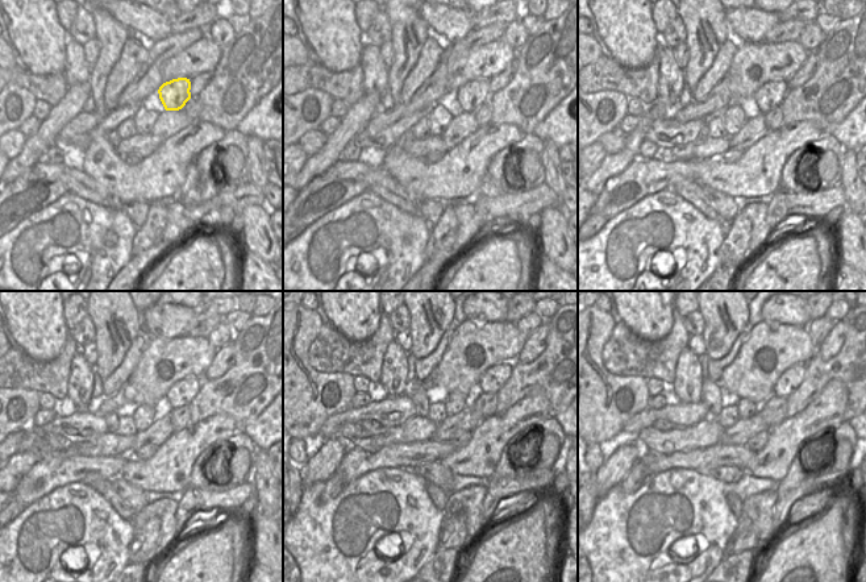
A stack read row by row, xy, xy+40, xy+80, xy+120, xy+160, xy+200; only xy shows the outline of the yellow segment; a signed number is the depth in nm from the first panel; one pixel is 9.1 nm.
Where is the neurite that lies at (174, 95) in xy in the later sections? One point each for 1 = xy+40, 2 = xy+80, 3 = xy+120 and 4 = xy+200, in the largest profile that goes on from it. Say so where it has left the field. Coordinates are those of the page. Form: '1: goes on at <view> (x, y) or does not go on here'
1: goes on at xy+40 (471, 95)
2: goes on at xy+80 (770, 95)
3: goes on at xy+120 (182, 393)
4: goes on at xy+200 (791, 378)

